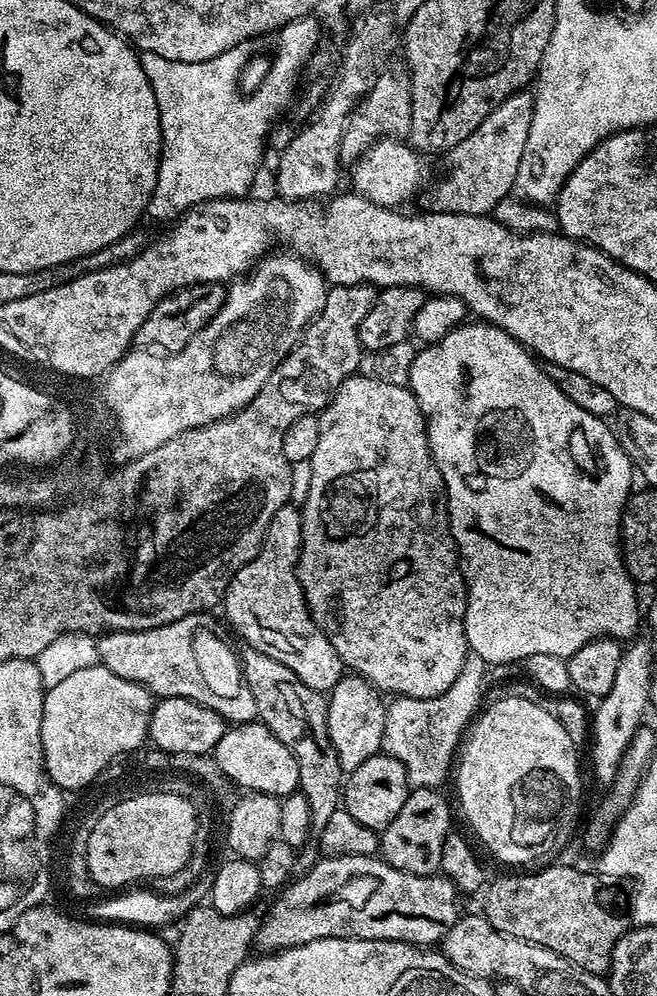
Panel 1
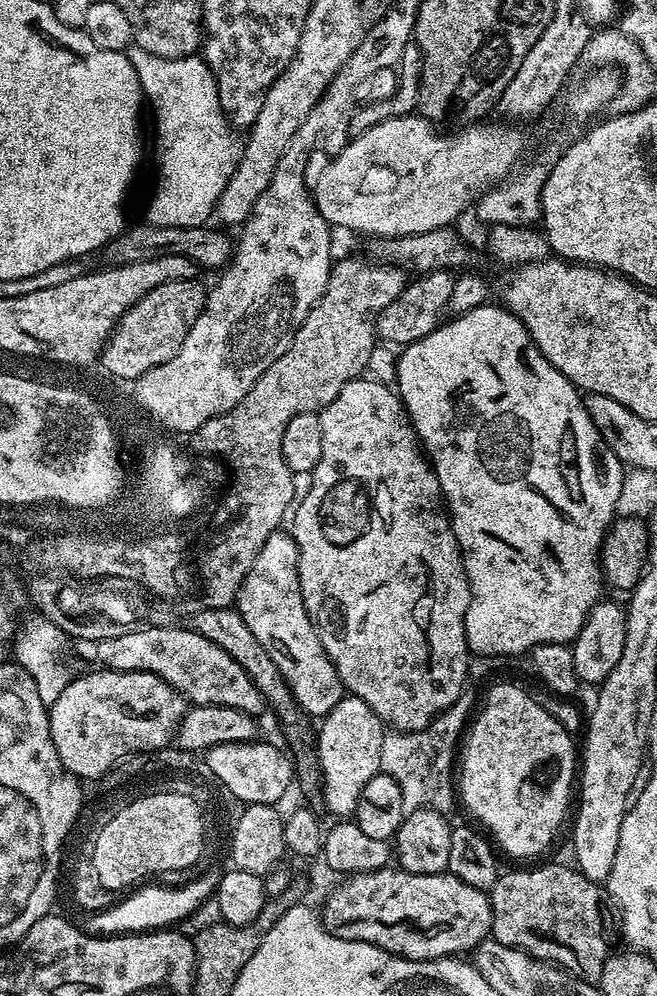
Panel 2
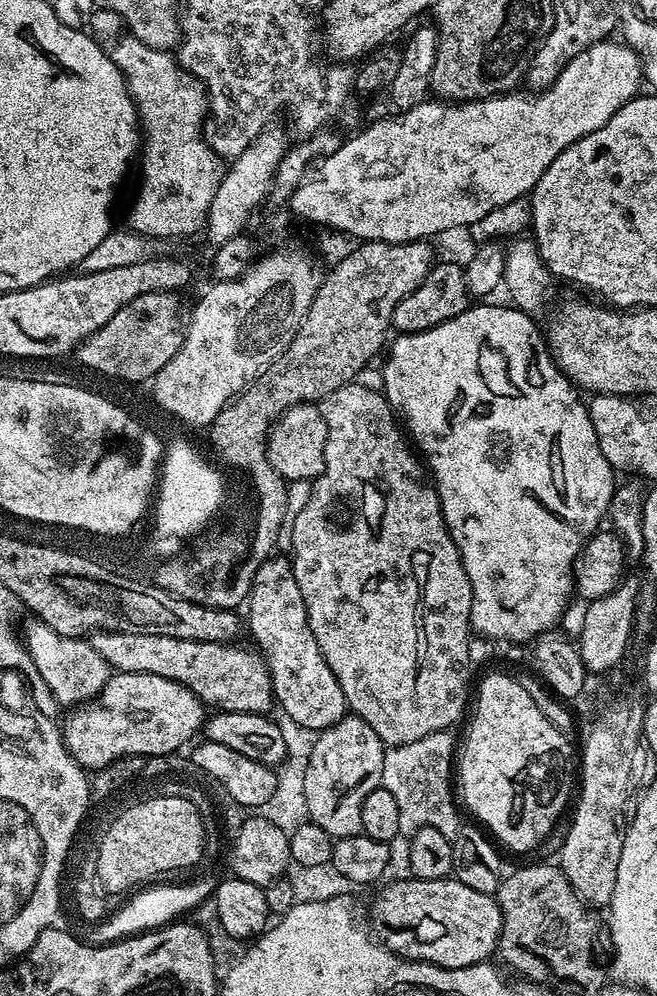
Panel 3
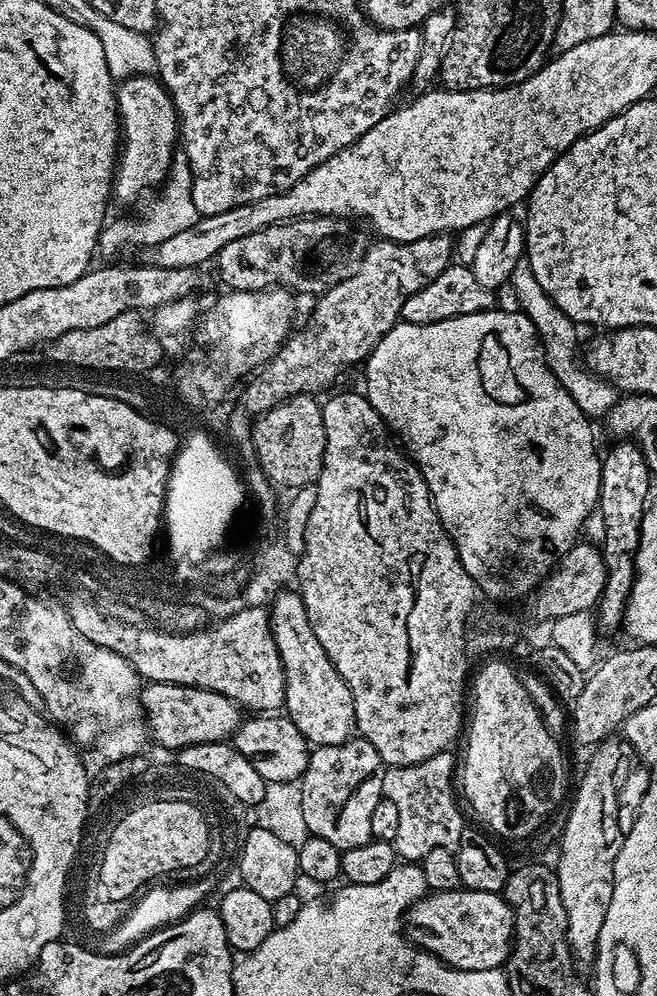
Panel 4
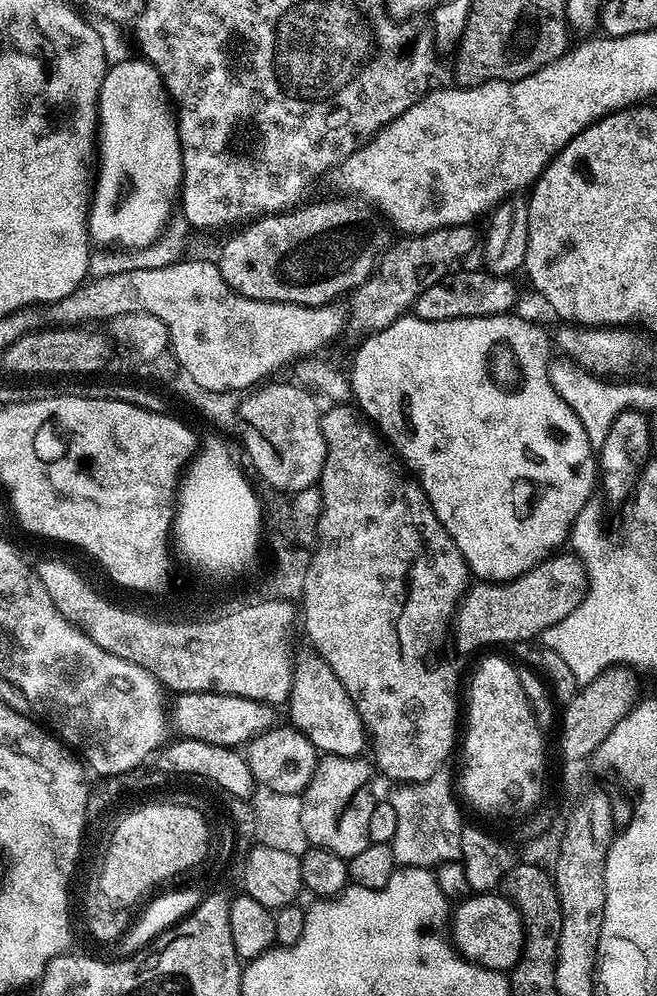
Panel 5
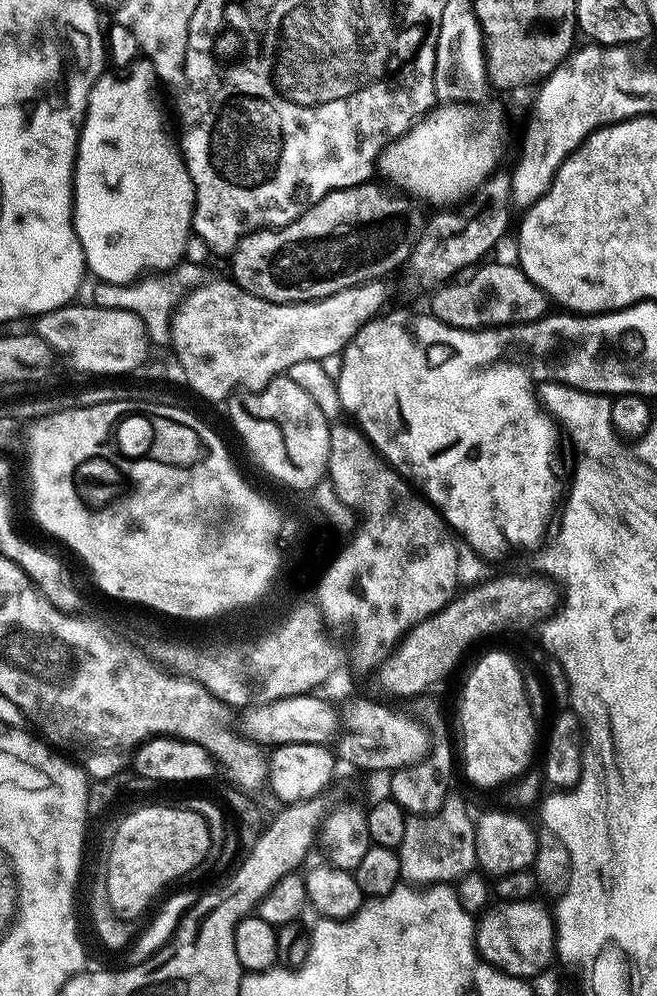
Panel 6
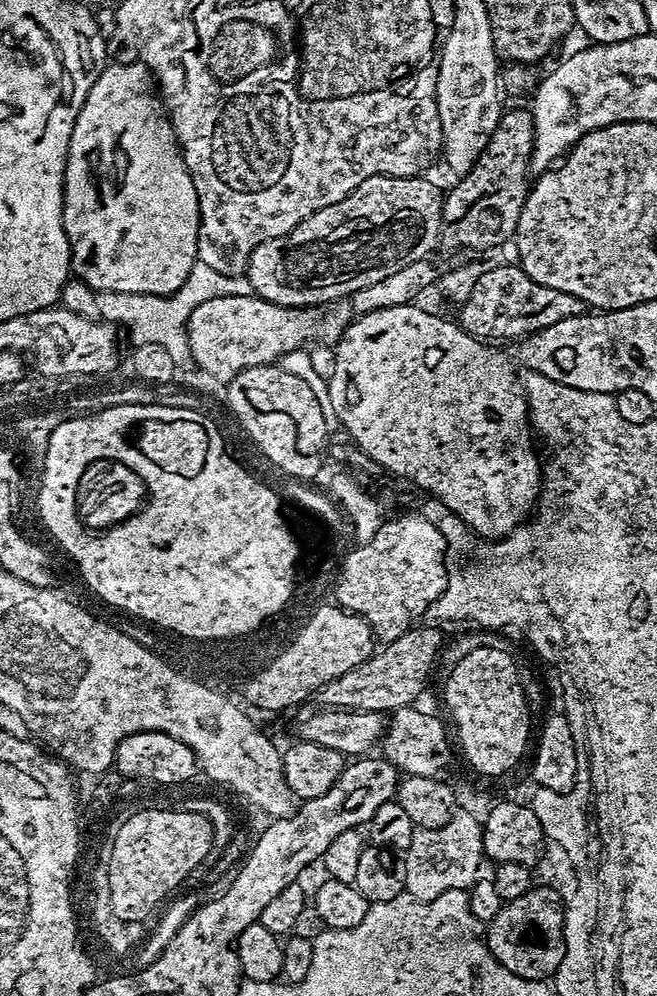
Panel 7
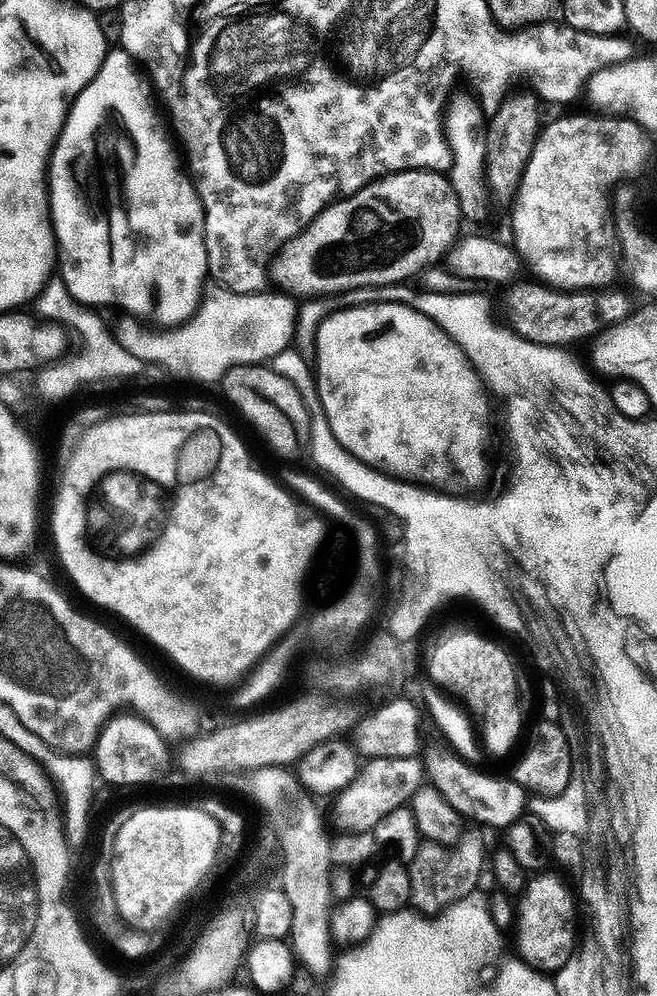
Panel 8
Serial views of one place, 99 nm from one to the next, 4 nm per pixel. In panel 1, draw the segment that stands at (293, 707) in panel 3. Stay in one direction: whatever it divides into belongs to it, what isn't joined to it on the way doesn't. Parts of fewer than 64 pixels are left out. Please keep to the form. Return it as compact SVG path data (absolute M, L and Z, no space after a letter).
M291 502L282 505L278 514L274 514L256 557L232 575L224 593L222 609L247 647L270 654L274 662L290 666L306 686L328 694L345 675L346 669L326 634L322 634L312 620L300 585L301 515L301 509Z

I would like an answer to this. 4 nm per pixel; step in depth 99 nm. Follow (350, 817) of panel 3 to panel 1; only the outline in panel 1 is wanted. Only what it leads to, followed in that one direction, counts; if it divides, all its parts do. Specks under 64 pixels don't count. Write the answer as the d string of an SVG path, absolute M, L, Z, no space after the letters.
M345 674L332 687L332 691L327 697L327 702L330 742L332 743L333 750L336 751L340 767L344 769L345 773L349 773L358 766L362 766L362 762L366 762L366 758L370 758L381 751L384 743L384 710L386 700L380 689L373 688L372 683L365 680L363 676L359 674Z

